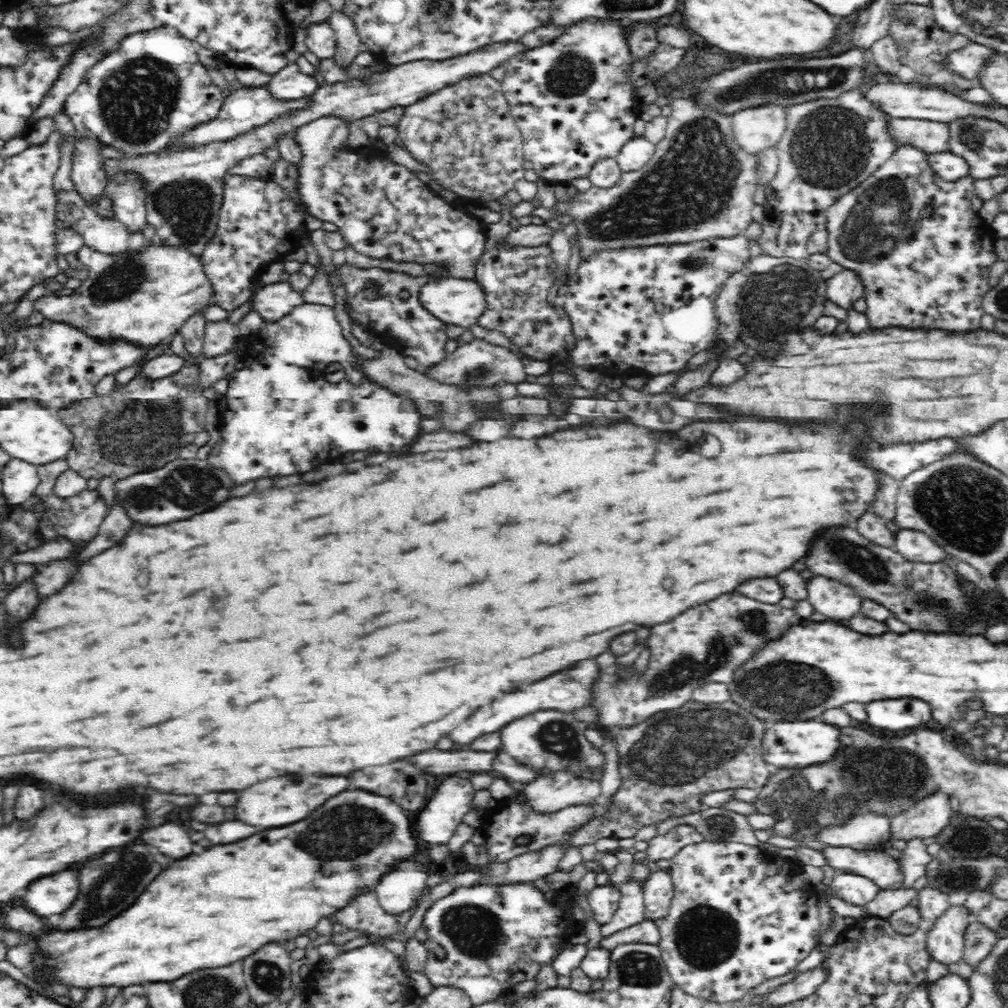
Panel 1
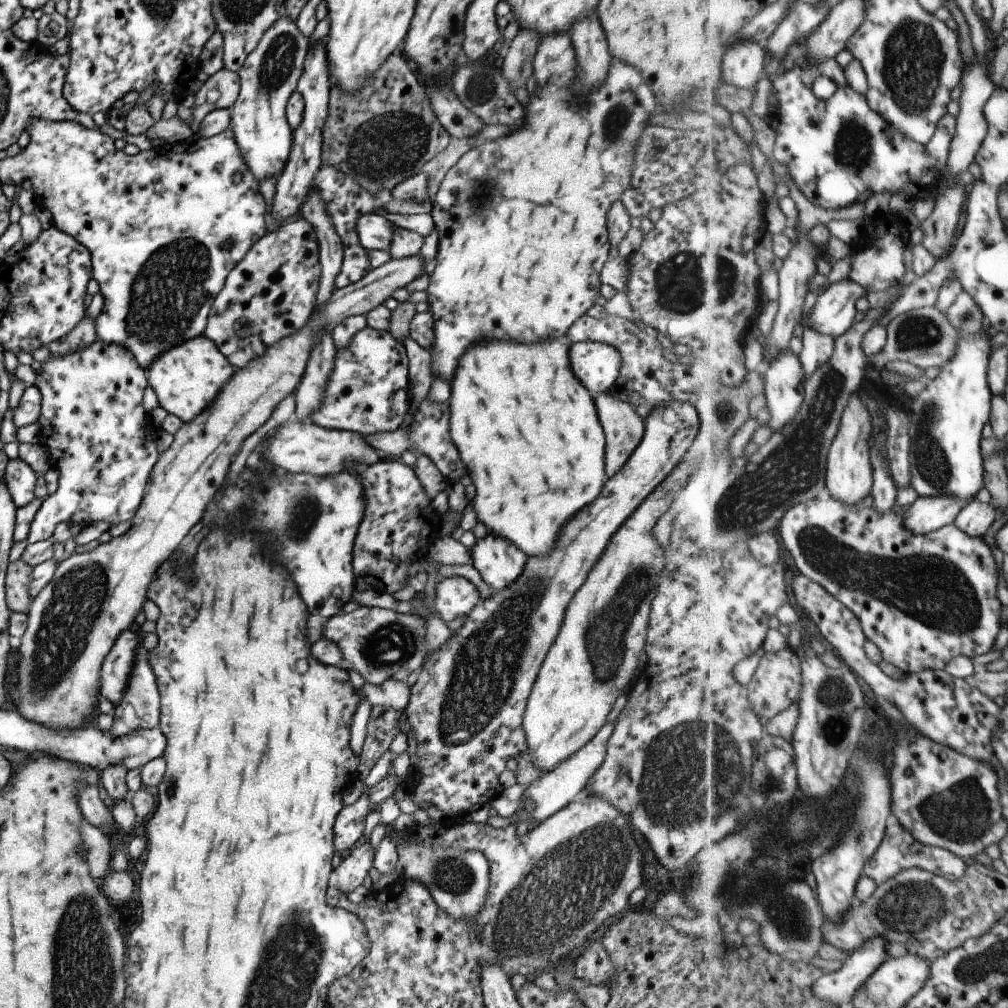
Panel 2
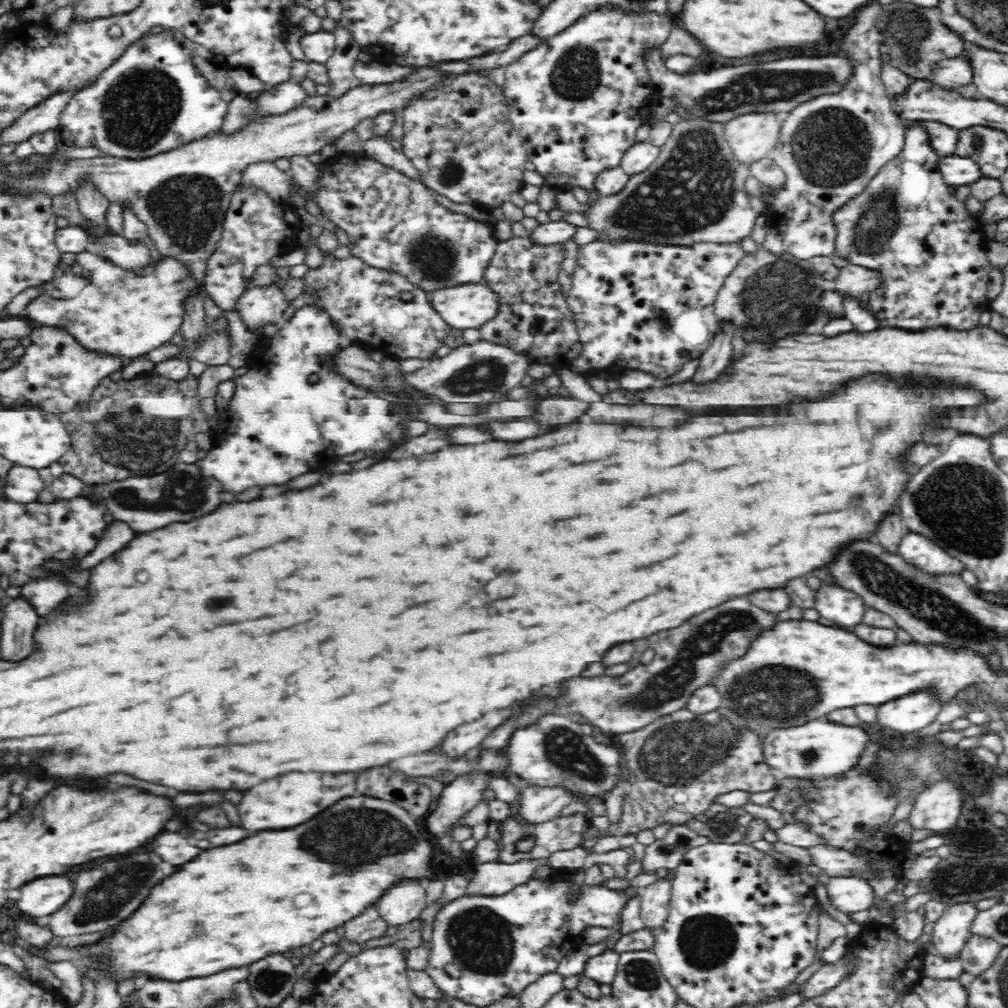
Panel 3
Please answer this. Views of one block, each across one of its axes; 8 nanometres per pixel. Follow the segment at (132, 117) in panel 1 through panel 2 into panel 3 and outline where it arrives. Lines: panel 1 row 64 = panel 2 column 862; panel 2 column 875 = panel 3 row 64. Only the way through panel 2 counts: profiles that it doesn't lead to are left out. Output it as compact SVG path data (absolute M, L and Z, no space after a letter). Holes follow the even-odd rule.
M164 29L164 32L157 34L149 33L148 35L136 40L136 42L130 44L120 58L112 62L112 66L108 66L106 70L102 70L98 74L98 78L94 82L90 82L88 86L80 88L80 90L74 92L73 97L66 104L66 108L62 111L60 117L60 125L70 129L72 138L74 138L74 144L78 147L92 146L96 147L105 155L114 156L118 158L150 158L154 154L160 154L162 151L174 150L178 146L184 146L188 142L198 141L202 138L212 136L218 132L220 124L222 124L223 115L226 114L226 108L228 103L220 98L220 92L214 90L214 87L208 84L208 80L194 67L192 58L195 55L195 48L197 43L192 42L189 38L186 38L182 31L178 29Z

